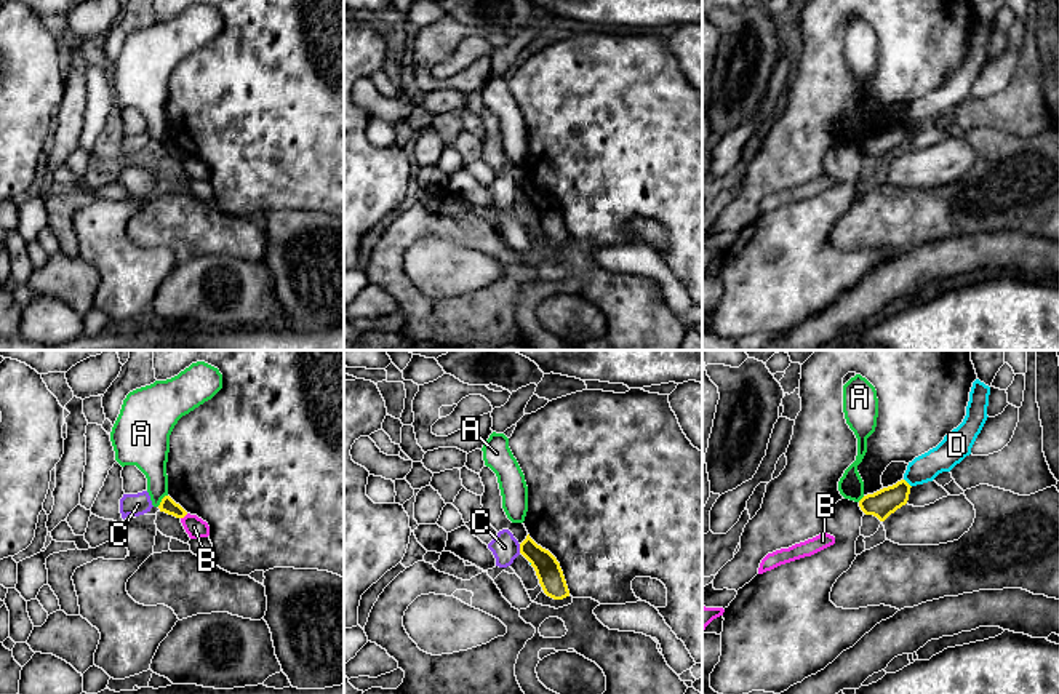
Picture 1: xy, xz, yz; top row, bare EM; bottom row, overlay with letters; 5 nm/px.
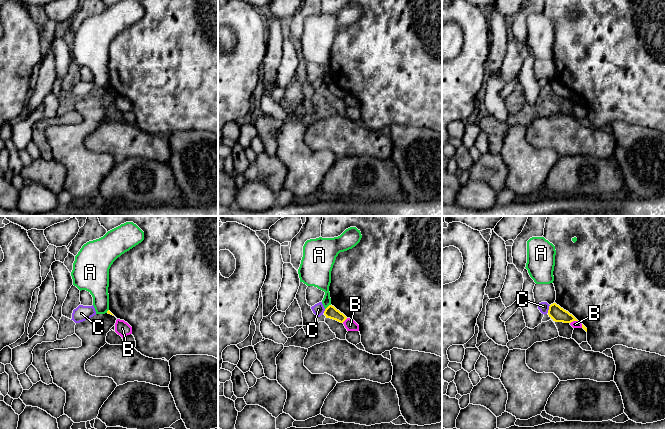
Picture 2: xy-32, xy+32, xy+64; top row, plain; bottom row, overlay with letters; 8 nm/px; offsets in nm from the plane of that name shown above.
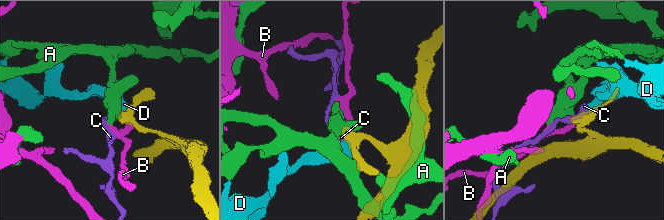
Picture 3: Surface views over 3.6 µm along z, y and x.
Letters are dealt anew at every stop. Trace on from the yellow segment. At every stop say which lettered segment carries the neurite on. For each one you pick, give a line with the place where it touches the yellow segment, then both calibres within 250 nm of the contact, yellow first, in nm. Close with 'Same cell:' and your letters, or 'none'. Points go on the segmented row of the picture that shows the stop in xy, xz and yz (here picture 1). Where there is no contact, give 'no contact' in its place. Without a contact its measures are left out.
Same cell: none

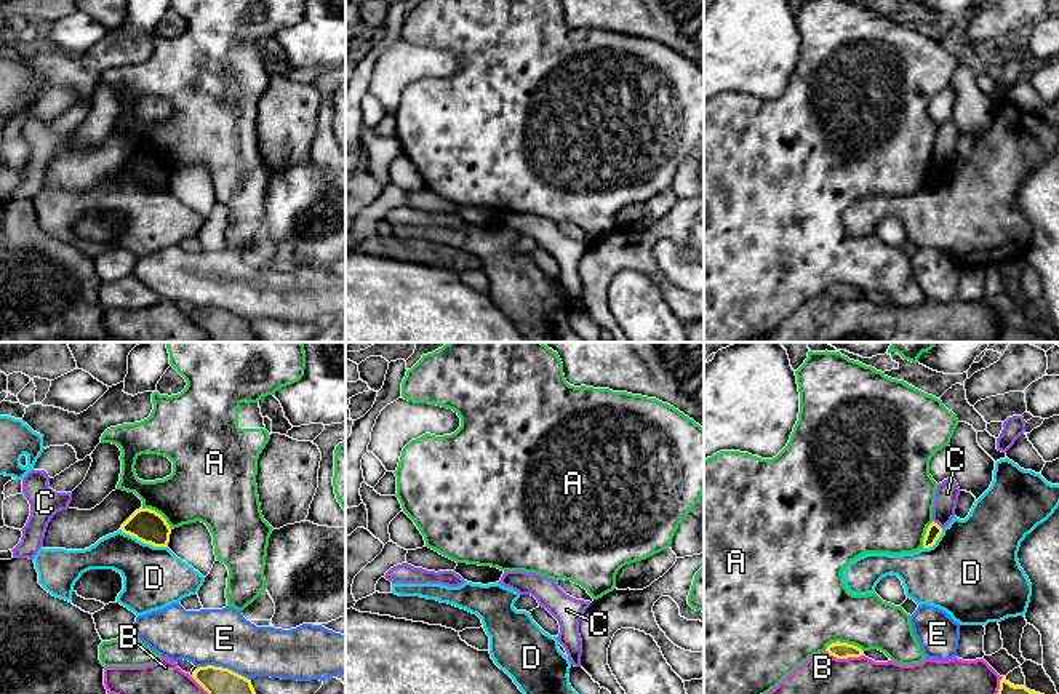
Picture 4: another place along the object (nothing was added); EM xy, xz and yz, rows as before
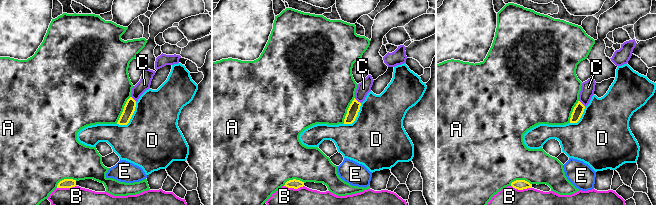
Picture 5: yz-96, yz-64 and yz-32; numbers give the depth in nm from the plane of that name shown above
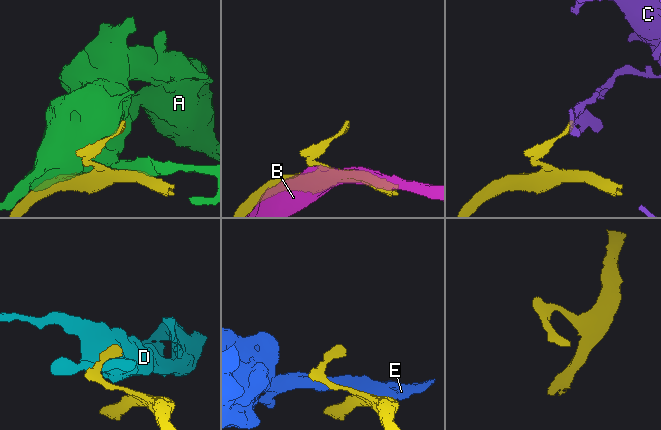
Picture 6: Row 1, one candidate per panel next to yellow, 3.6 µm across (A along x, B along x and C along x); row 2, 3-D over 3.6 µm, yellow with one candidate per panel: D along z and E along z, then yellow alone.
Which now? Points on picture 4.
Same cell: none

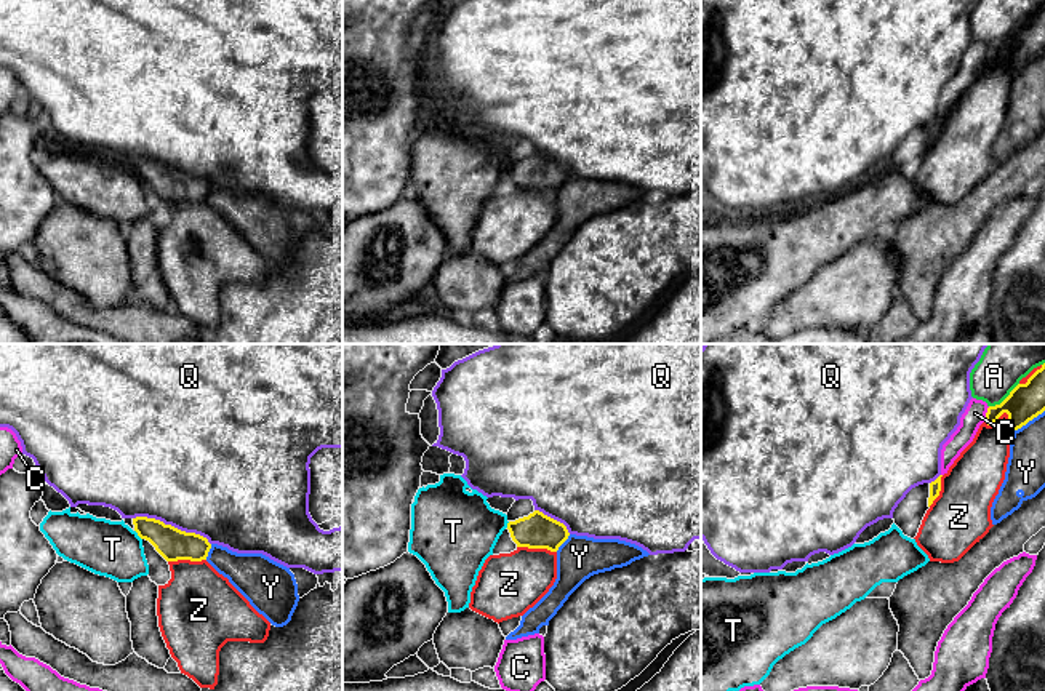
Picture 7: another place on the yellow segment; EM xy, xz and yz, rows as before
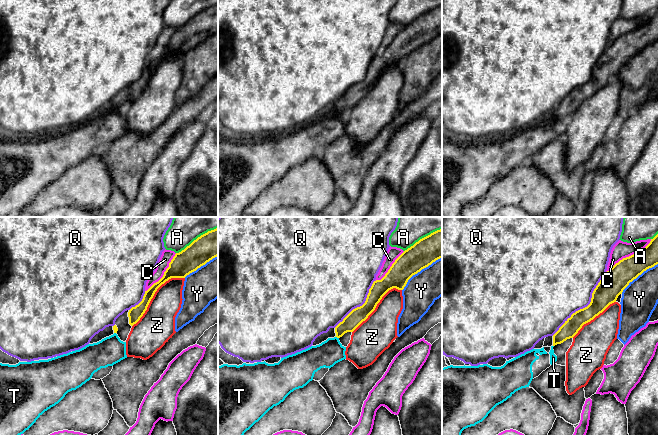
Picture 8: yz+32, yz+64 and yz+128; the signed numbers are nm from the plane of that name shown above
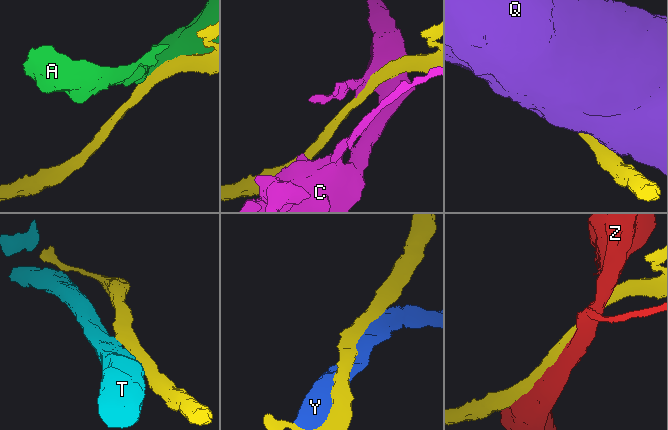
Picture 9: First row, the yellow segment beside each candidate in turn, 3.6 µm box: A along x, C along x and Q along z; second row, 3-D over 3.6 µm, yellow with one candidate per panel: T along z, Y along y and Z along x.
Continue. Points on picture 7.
T: contact xy (138, 535); calibres 160 and 280 nm
Same cell: T

